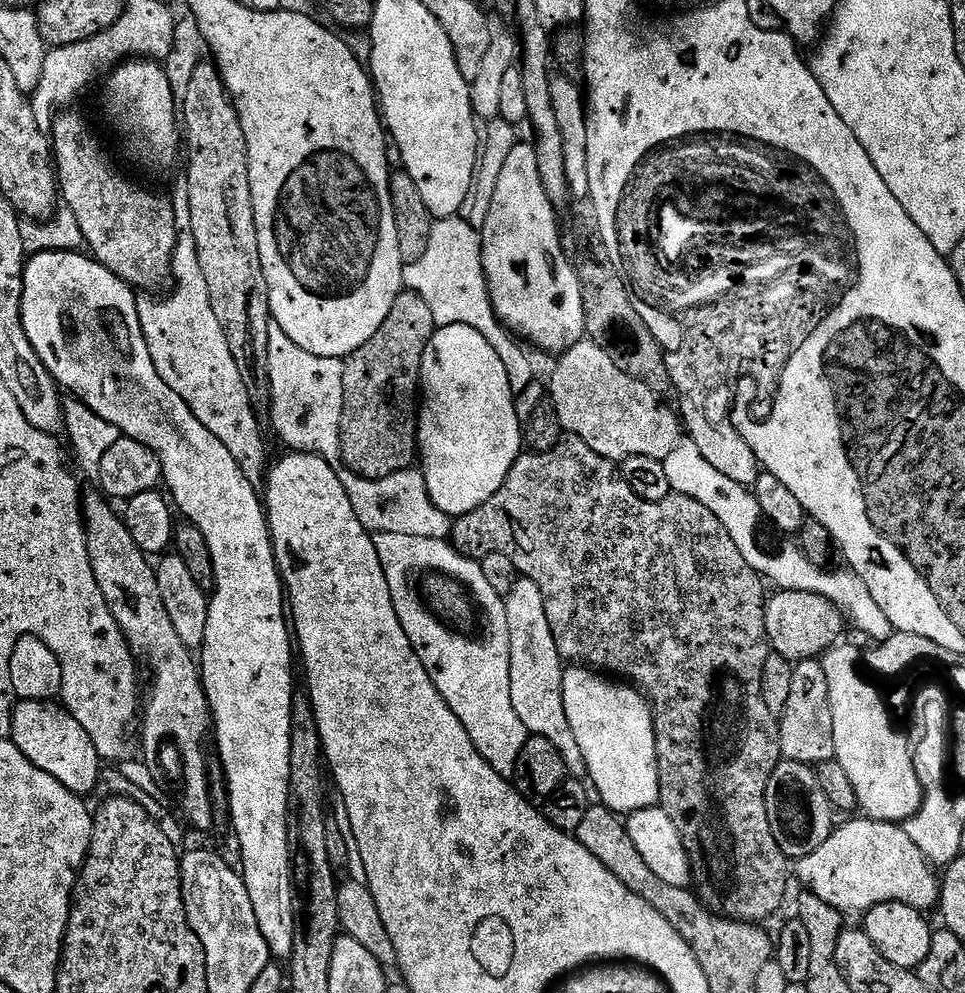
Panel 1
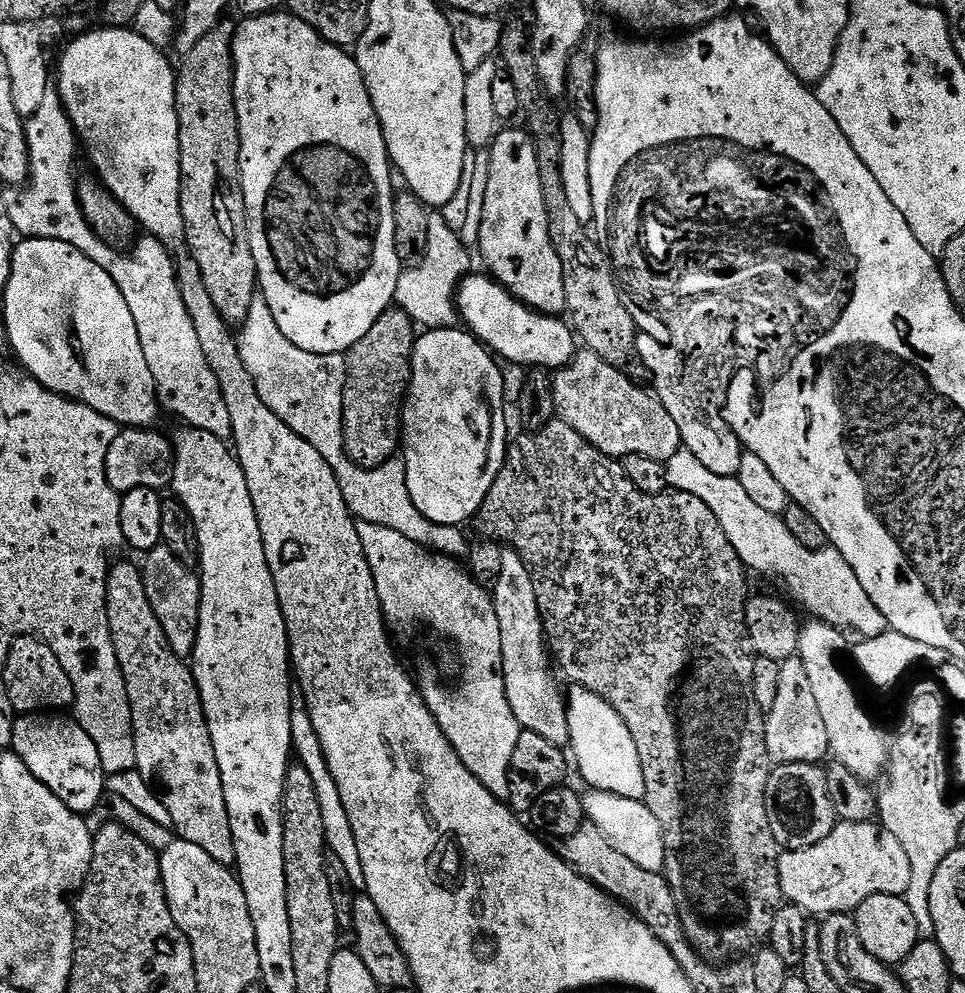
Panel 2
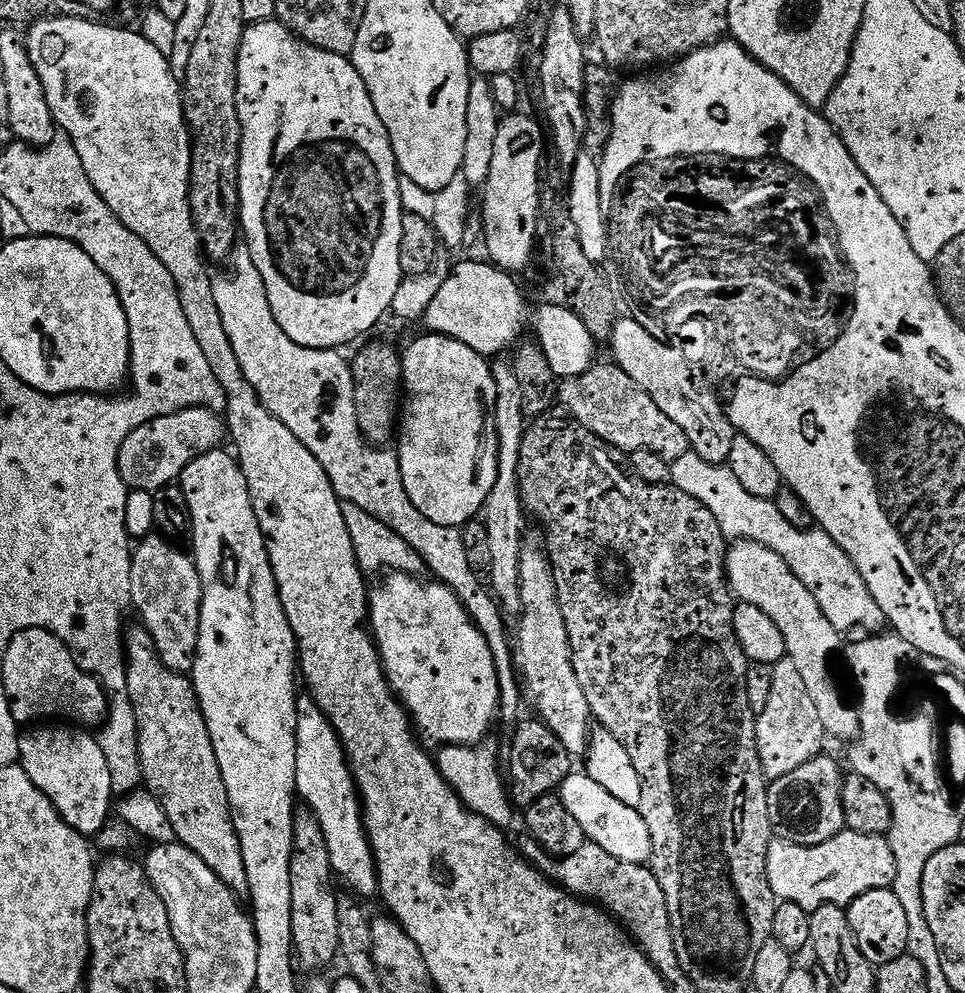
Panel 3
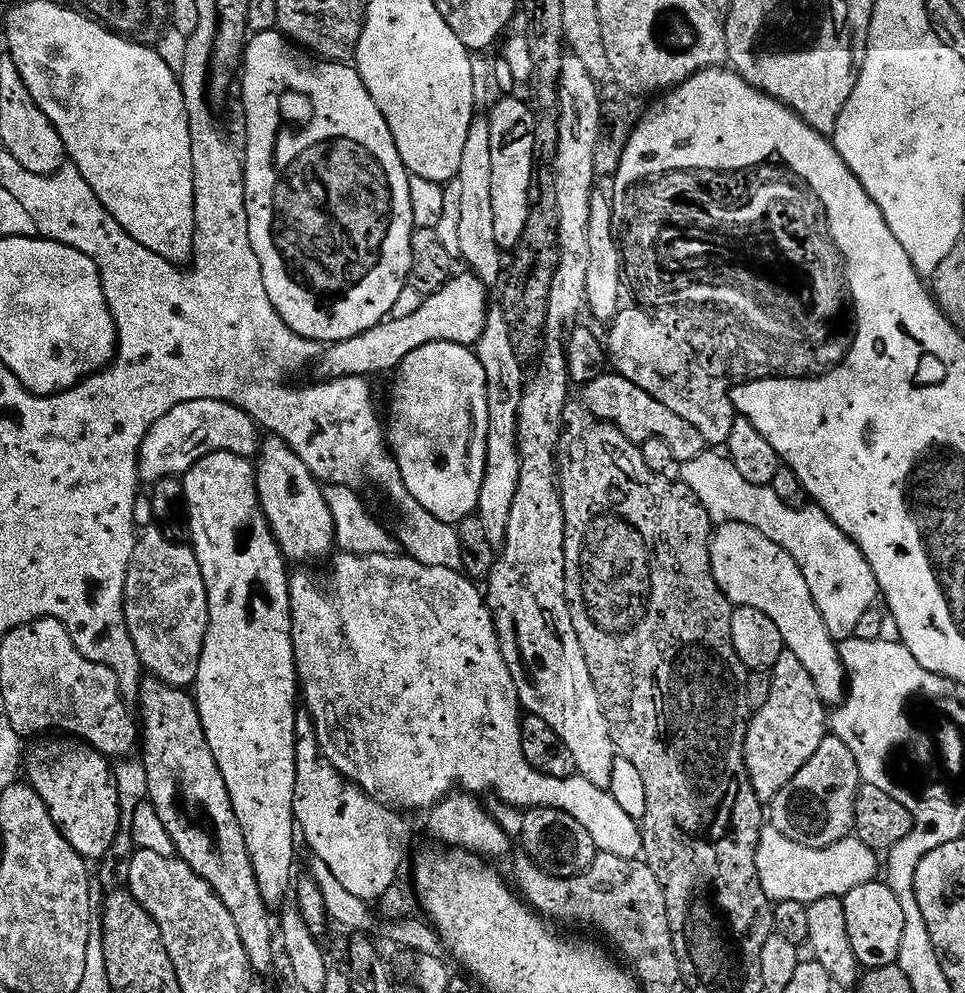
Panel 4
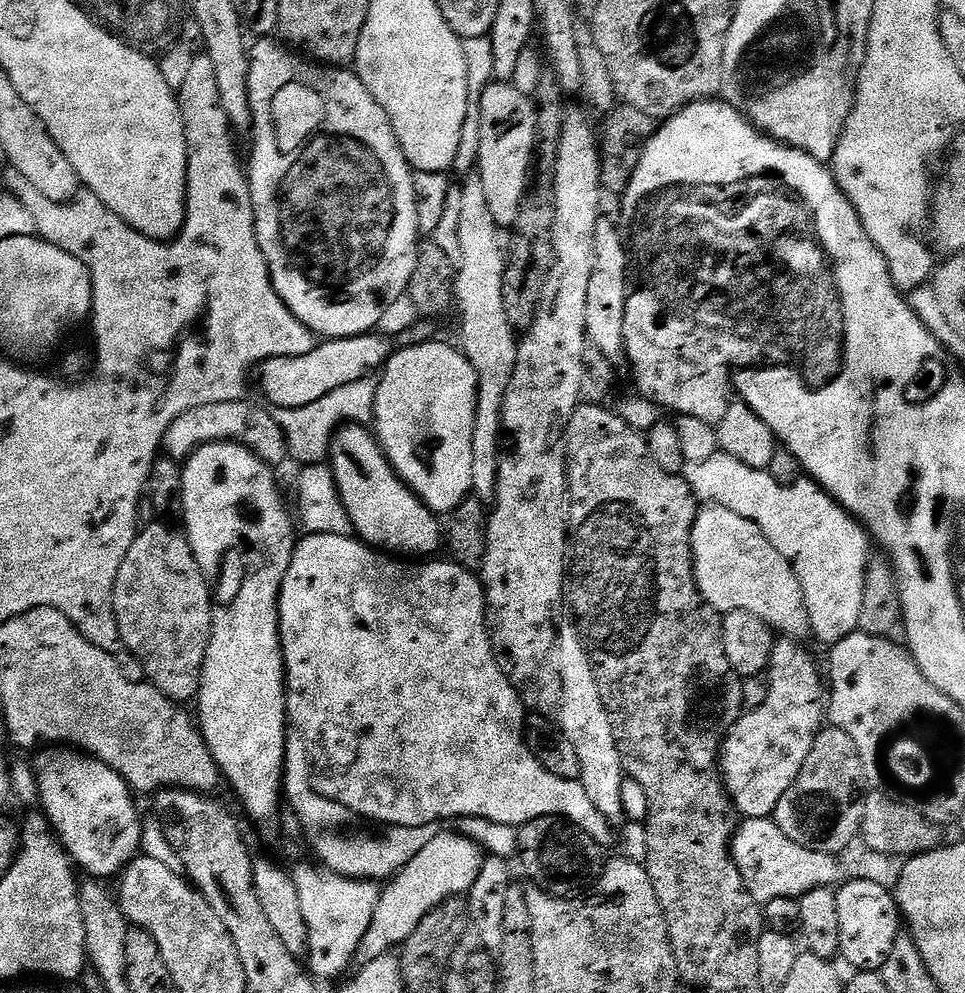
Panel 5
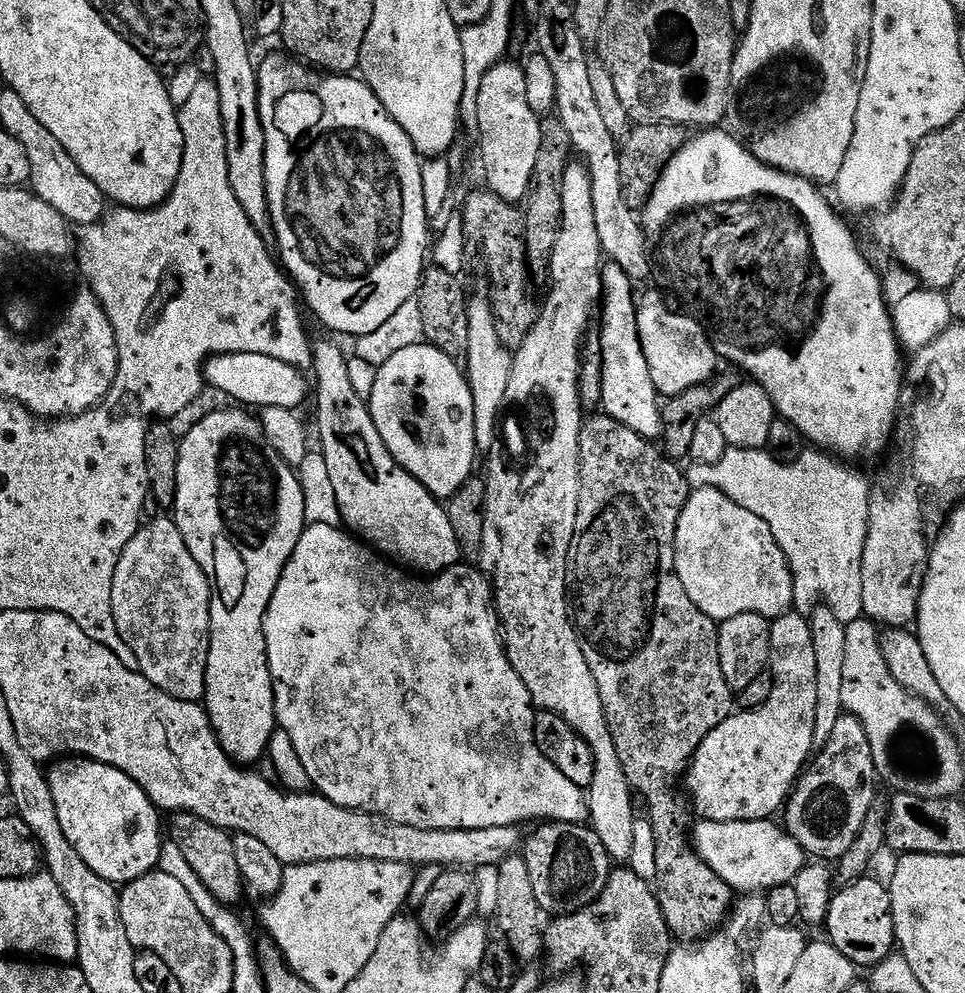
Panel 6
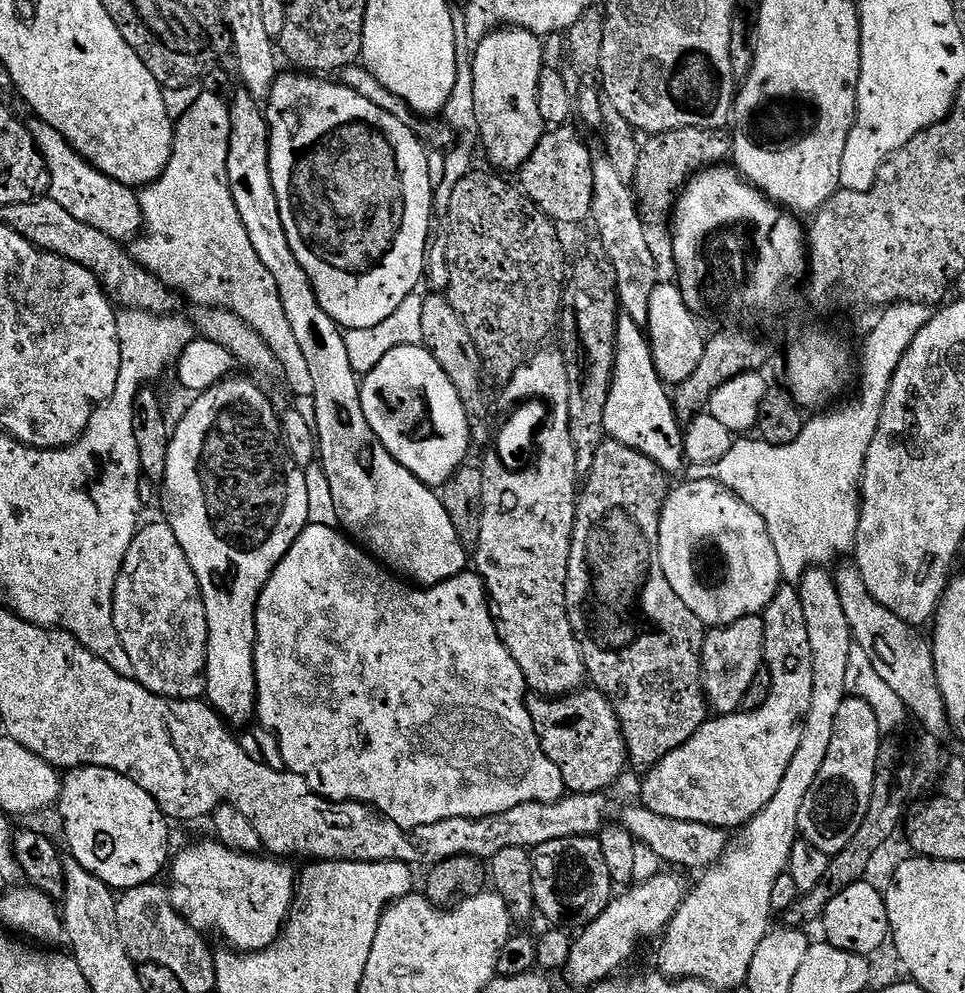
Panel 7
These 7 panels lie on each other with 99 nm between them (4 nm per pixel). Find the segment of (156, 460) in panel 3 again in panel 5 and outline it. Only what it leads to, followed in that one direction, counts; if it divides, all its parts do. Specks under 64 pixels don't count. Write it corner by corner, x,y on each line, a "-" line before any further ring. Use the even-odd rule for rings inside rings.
247,399
214,402
186,410
184,414
178,414
178,418
174,418
174,422
166,430
163,451
171,459
184,462
203,444
212,444
216,440
234,440
237,444
246,445
251,452
266,463
279,466
283,460
289,459
289,455
288,443
278,426
276,417
267,407
259,408
256,404
248,403

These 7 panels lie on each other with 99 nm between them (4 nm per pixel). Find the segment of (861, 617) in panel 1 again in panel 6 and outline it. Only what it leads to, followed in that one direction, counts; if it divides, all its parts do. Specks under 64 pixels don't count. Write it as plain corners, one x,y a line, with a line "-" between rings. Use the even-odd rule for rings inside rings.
729,447
728,453
718,462
693,463
686,475
693,489
717,488
726,494
726,498
742,506
742,510
758,514
758,518
770,526
770,534
776,539
776,545
787,558
788,568
792,571
792,602
799,611
808,614
821,604
846,626
864,616
860,563
868,533
870,484
843,466
848,467
820,450
801,451
798,460
785,462
767,450

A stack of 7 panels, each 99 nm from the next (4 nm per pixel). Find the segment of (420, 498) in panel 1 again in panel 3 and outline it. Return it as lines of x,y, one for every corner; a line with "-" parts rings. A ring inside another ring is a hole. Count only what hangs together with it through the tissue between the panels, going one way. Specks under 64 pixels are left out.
247,250
237,251
231,257
231,264
229,272
217,275
212,281
214,302
218,302
222,326
226,326
230,346
234,346
234,354
238,354
238,366
242,366
246,382
254,386
264,408
283,422
318,462
322,462
322,470
326,470
341,501
359,506
366,514
378,518
378,522
386,522
398,538
406,538
406,542
418,550
425,569
429,573
432,571
439,583
454,590
494,654
500,675
503,715
514,715
520,704
521,689
514,667
510,628
504,625
505,613
489,585
474,574
474,566
470,566
470,558
466,558
463,531
430,522
430,518
410,502
410,494
406,494
399,455
395,451
388,452
392,450
381,450
365,440
358,426
356,383
351,363
347,359
344,361
339,351
298,346
298,342
285,334
274,318
274,310
270,310
266,282
262,282
262,274
258,274
258,266
254,266

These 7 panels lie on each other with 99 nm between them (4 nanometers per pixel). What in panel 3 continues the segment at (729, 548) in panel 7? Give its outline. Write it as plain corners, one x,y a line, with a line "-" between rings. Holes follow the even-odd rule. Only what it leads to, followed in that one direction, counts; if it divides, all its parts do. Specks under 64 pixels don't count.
735,541
728,549
726,567
728,583
737,601
758,606
758,610
770,614
774,626
782,630
787,655
794,666
802,670
802,678
806,678
806,690
810,690
810,698
814,698
814,706
818,706
818,718
822,718
825,733
847,742
855,741
860,735
860,713
840,697
836,680
828,669
828,659
839,650
842,634
830,626
830,618
822,614
814,594
810,594
781,556
758,542

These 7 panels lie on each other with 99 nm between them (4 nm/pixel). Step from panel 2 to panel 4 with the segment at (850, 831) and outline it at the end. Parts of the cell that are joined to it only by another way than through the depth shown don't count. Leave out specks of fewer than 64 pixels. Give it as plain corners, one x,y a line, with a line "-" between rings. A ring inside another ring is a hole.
765,827
760,834
756,865
762,890
773,902
802,902
813,904
818,898
827,896
843,897
850,890
863,884
871,884
877,879
876,871
882,864
878,854
866,846
855,835
834,842
825,848
807,848
798,842
790,842
777,828

